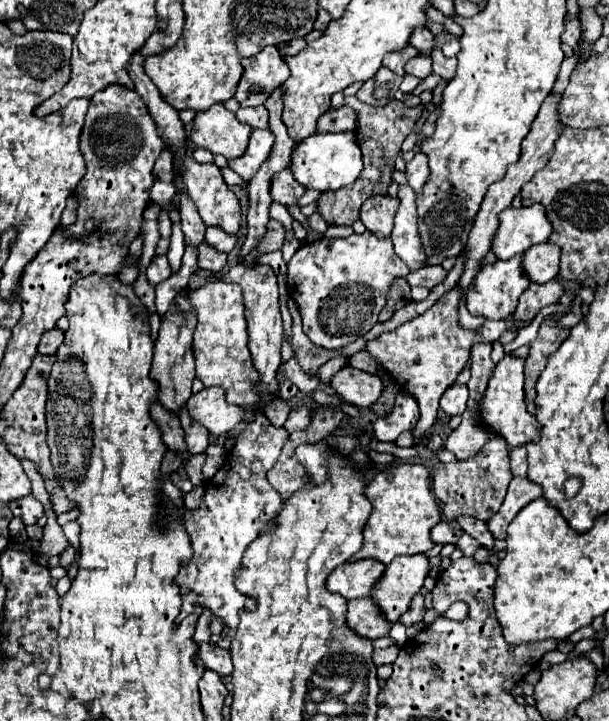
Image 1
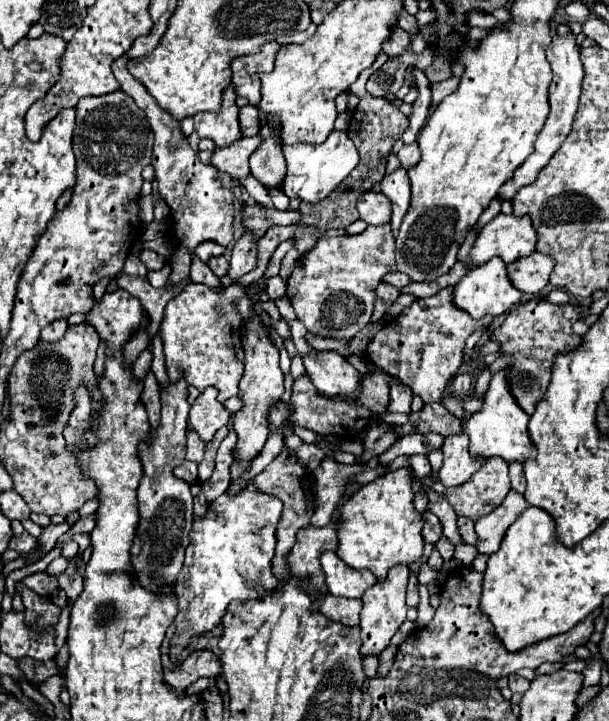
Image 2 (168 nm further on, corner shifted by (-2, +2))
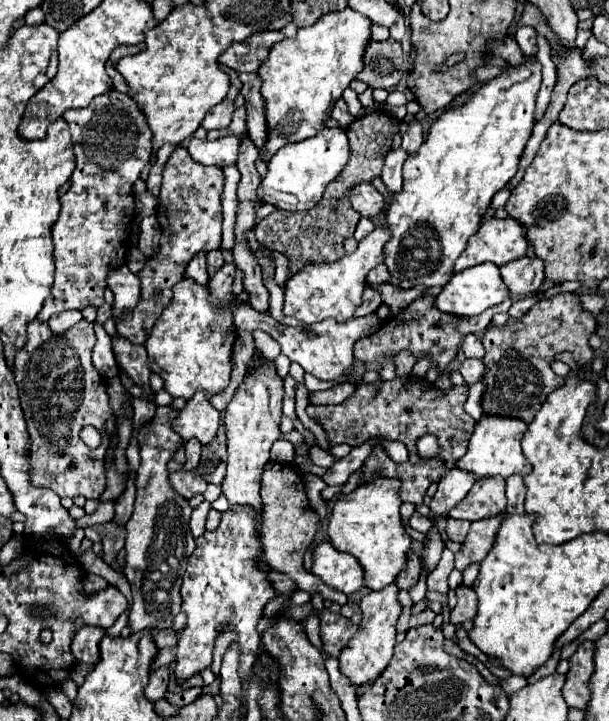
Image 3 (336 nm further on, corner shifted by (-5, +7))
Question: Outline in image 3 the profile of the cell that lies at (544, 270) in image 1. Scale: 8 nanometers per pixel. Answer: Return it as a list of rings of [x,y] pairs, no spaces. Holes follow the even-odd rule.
[[[523,256],[521,260],[501,266],[501,280],[513,298],[523,298],[537,292],[543,284],[543,278],[543,264],[537,258]]]

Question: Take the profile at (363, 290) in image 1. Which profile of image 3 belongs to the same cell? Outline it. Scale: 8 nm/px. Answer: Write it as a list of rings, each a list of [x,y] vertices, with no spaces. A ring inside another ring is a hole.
[[[375,228],[369,236],[359,242],[359,248],[343,256],[333,264],[311,264],[303,268],[285,284],[285,316],[293,316],[303,324],[315,324],[325,318],[349,320],[355,308],[361,304],[361,292],[365,290],[365,276],[371,268],[383,262],[383,246],[389,240],[387,228]]]

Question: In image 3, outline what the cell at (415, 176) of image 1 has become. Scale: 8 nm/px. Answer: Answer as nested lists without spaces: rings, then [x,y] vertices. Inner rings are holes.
[[[413,120],[413,122],[409,122],[407,132],[403,134],[403,148],[409,154],[413,154],[413,152],[417,152],[417,148],[421,144],[423,144],[423,128],[421,128],[421,124],[417,120]]]

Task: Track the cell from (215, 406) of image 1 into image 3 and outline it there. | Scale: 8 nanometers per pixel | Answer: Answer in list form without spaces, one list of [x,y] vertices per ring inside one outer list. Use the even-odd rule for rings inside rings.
[[[195,392],[195,396],[177,412],[173,420],[173,430],[187,442],[197,438],[201,444],[209,444],[219,428],[219,412],[207,402],[205,392]]]

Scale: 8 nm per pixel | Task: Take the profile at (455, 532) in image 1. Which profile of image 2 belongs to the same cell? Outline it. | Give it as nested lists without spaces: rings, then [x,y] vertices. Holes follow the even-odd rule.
[[[426,511],[424,517],[426,517],[426,525],[422,529],[424,541],[426,543],[436,543],[442,537],[442,523],[440,523],[440,519],[432,511]]]

